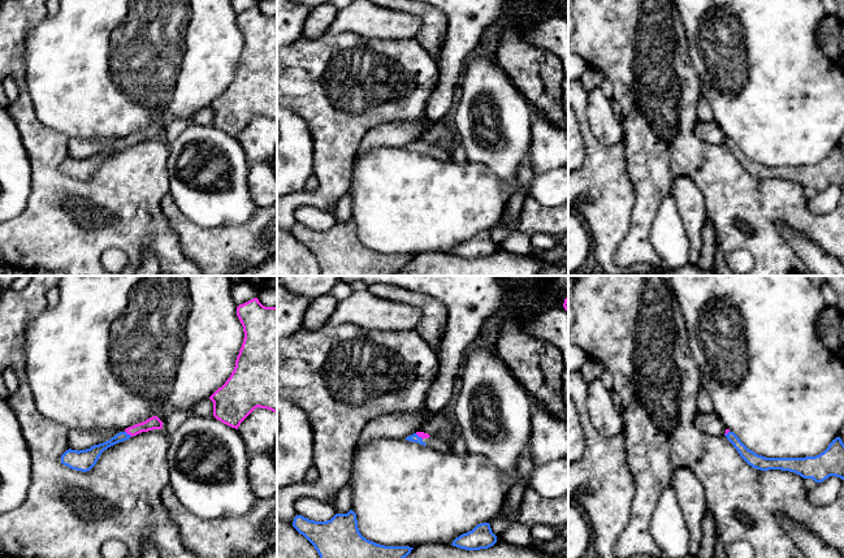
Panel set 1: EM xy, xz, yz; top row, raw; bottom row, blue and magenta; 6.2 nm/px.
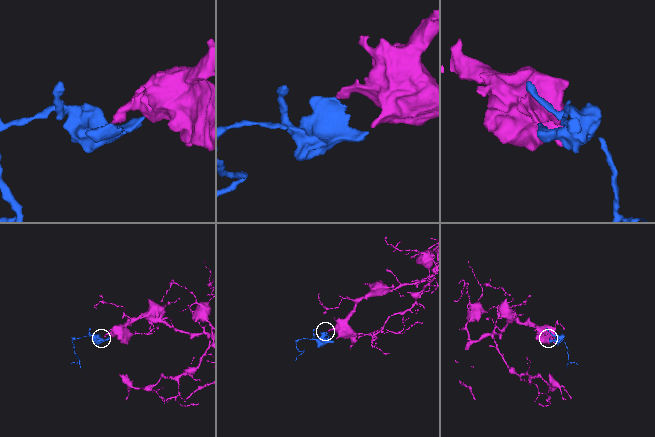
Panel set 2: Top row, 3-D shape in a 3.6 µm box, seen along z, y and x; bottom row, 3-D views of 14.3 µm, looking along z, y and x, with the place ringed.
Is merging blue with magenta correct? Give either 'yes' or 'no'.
yes

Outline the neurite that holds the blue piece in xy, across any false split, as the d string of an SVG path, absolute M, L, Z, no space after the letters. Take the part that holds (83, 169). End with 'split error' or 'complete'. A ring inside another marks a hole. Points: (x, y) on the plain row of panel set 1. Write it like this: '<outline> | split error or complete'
M152 125L143 131L135 133L133 135L126 137L124 140L117 142L109 150L105 150L99 153L94 153L90 157L79 159L79 160L72 157L66 159L61 164L61 172L72 178L87 181L96 173L101 161L108 156L118 151L126 150L130 146L137 144L142 140L148 140L161 137L163 137L163 130L157 125Z | split error

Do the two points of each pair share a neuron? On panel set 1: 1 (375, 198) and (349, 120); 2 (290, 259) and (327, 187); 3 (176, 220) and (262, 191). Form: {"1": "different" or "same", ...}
{"1": "different", "2": "different", "3": "different"}

